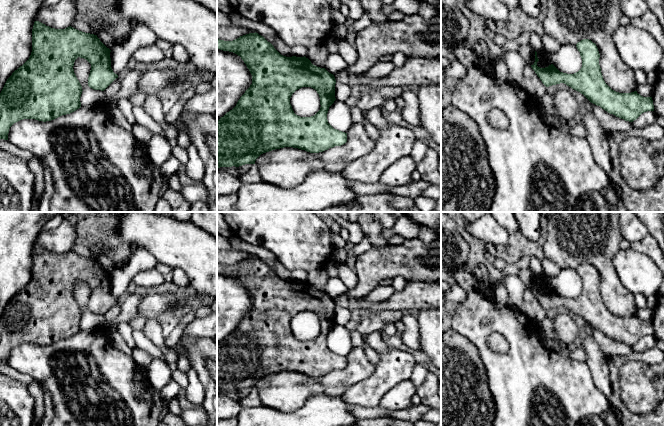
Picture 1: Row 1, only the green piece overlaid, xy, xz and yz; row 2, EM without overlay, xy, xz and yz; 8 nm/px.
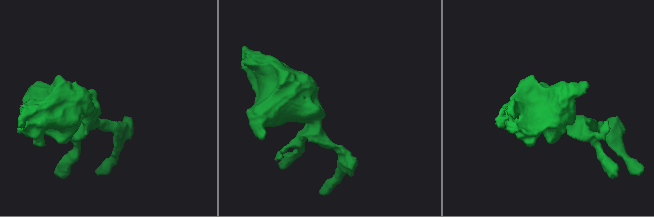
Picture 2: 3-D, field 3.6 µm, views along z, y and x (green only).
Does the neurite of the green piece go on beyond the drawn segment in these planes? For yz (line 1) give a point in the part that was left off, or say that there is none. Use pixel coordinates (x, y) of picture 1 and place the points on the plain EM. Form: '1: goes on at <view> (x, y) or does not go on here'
1: does not go on here

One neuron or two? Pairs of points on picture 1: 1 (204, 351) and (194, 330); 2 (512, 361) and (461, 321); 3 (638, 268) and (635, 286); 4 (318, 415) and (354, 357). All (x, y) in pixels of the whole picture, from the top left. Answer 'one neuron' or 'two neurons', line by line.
1: two neurons
2: one neuron
3: one neuron
4: two neurons

